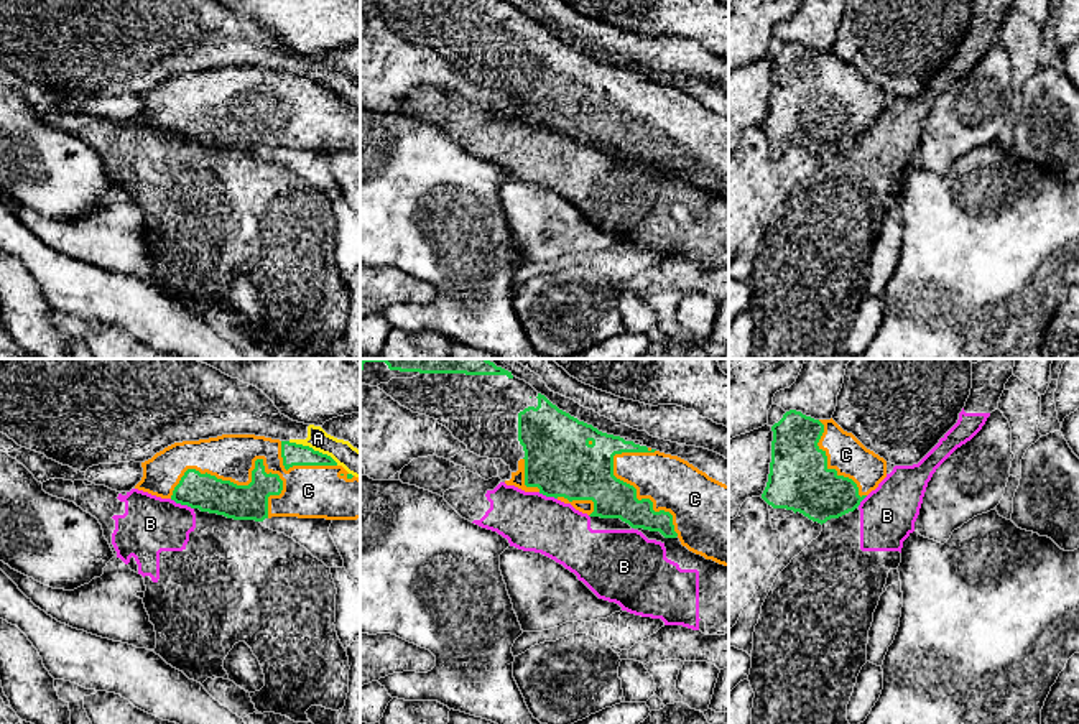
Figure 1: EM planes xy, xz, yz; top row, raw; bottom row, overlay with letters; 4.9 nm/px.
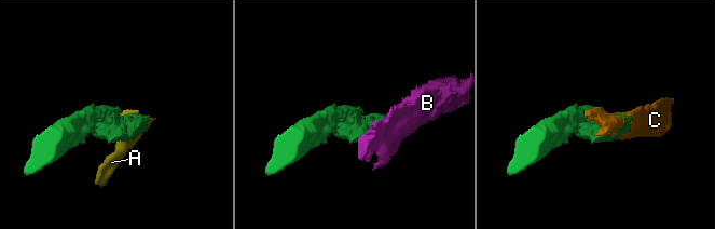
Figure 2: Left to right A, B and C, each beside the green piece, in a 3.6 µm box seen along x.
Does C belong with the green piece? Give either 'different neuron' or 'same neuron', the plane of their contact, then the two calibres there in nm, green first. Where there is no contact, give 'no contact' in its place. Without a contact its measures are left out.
same neuron; meets green in xy; 180 nm thick on the green side, 220 nm on the other

